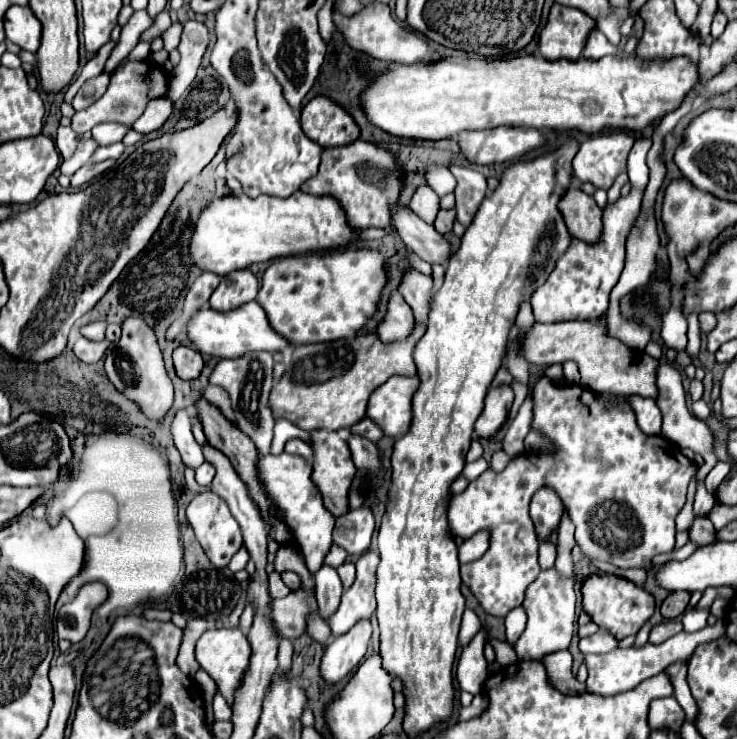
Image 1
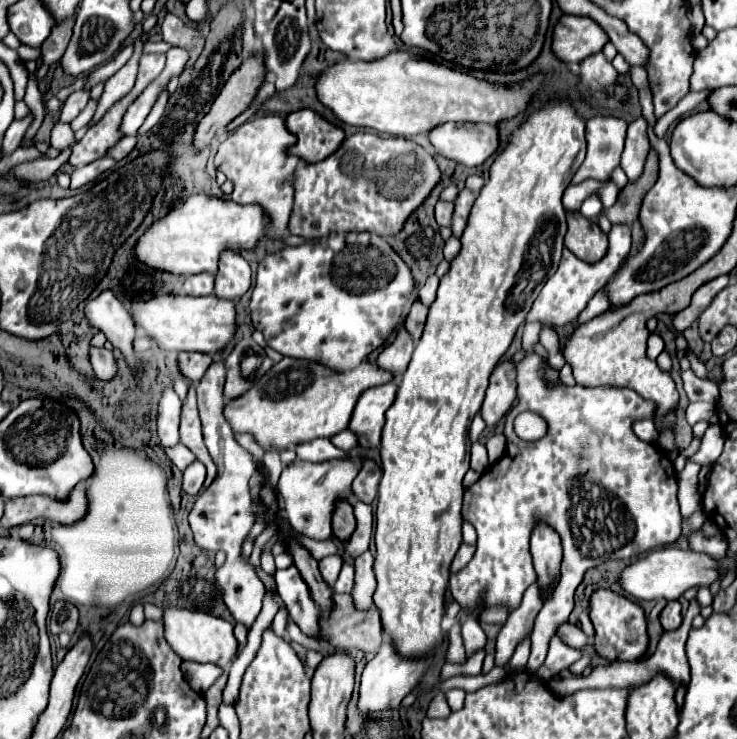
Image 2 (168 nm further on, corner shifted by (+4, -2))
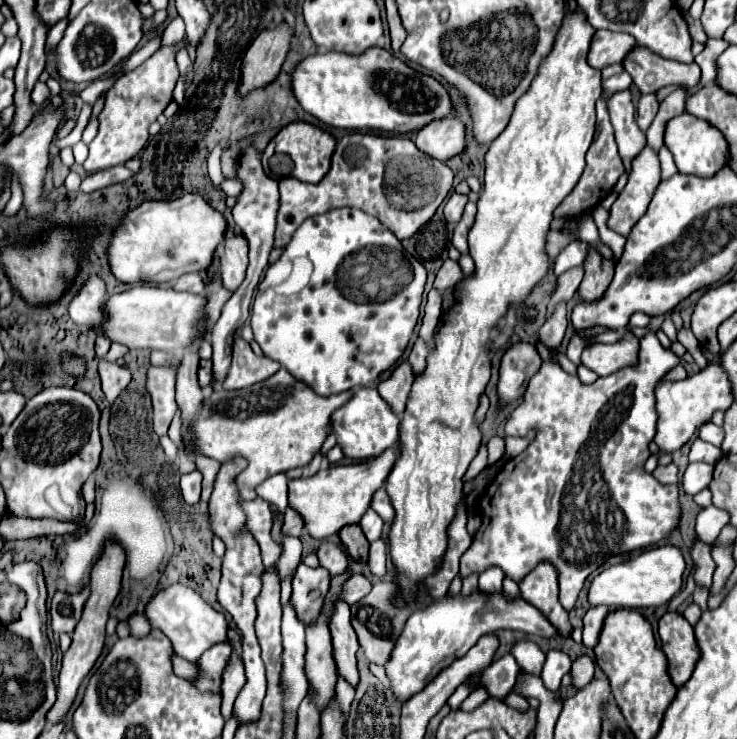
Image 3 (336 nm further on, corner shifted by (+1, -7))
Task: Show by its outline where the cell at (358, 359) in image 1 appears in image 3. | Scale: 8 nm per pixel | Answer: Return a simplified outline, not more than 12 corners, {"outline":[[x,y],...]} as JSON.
{"outline":[[280,368],[216,388],[200,452],[248,460],[238,484],[306,466],[354,390],[328,398]]}

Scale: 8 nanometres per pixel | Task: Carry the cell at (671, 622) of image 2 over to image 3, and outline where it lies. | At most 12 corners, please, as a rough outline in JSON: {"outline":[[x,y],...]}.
{"outline":[[682,614],[658,622],[672,682],[682,688],[700,658]]}

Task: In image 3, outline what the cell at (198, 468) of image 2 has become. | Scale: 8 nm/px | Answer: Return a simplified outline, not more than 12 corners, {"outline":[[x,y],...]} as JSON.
{"outline":[[198,470],[182,474],[180,490],[186,504],[200,500],[202,476]]}

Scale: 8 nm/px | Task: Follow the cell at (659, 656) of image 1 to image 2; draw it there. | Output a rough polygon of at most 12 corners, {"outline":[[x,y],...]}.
{"outline":[[557,635],[539,669],[545,683],[581,657],[581,651],[565,645]]}

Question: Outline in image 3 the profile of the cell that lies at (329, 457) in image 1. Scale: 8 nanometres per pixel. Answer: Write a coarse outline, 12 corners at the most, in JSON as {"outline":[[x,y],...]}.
{"outline":[[358,524],[338,532],[348,556],[368,560],[368,540]]}

